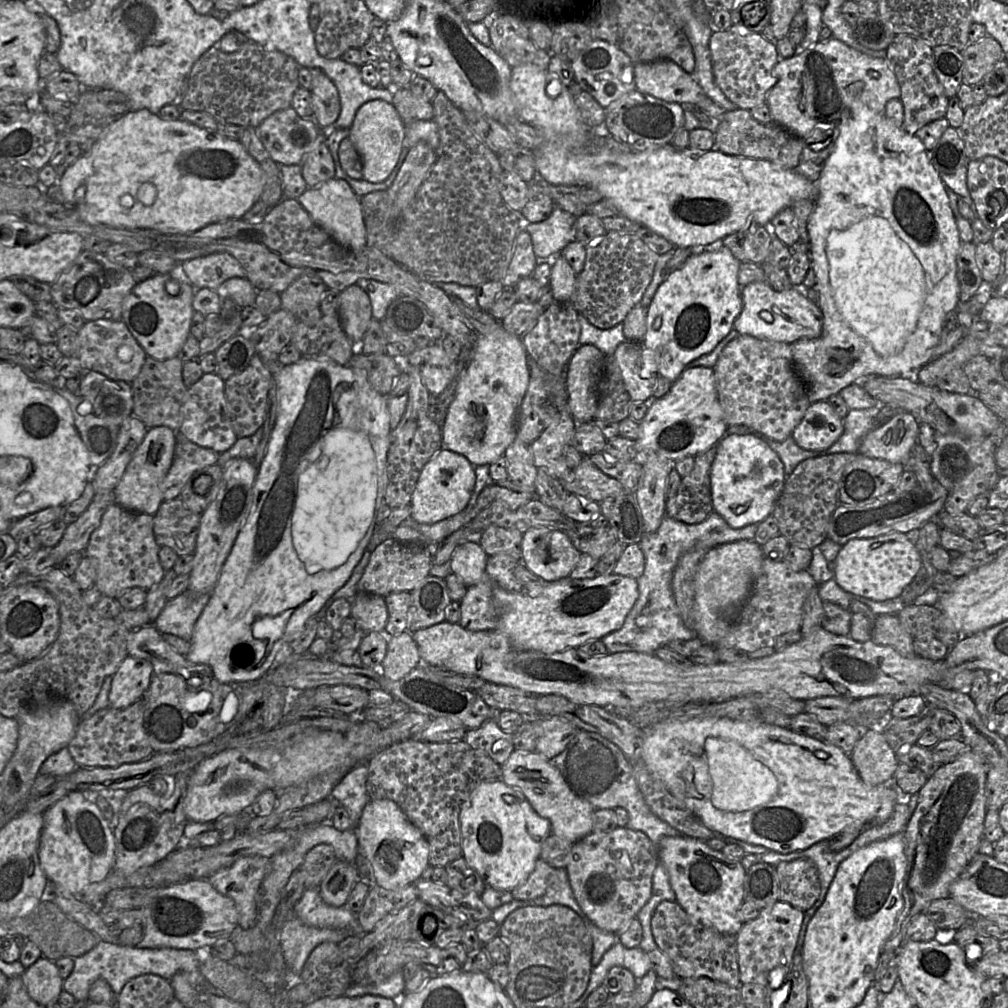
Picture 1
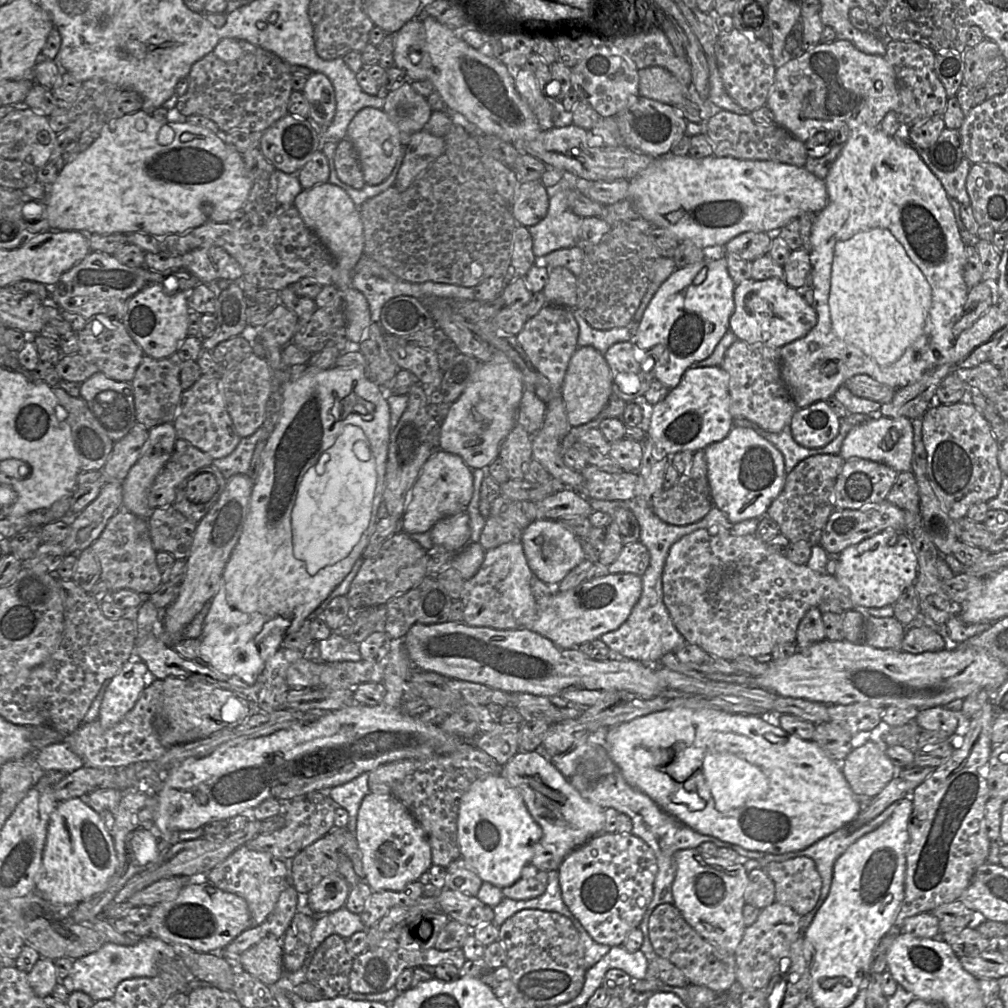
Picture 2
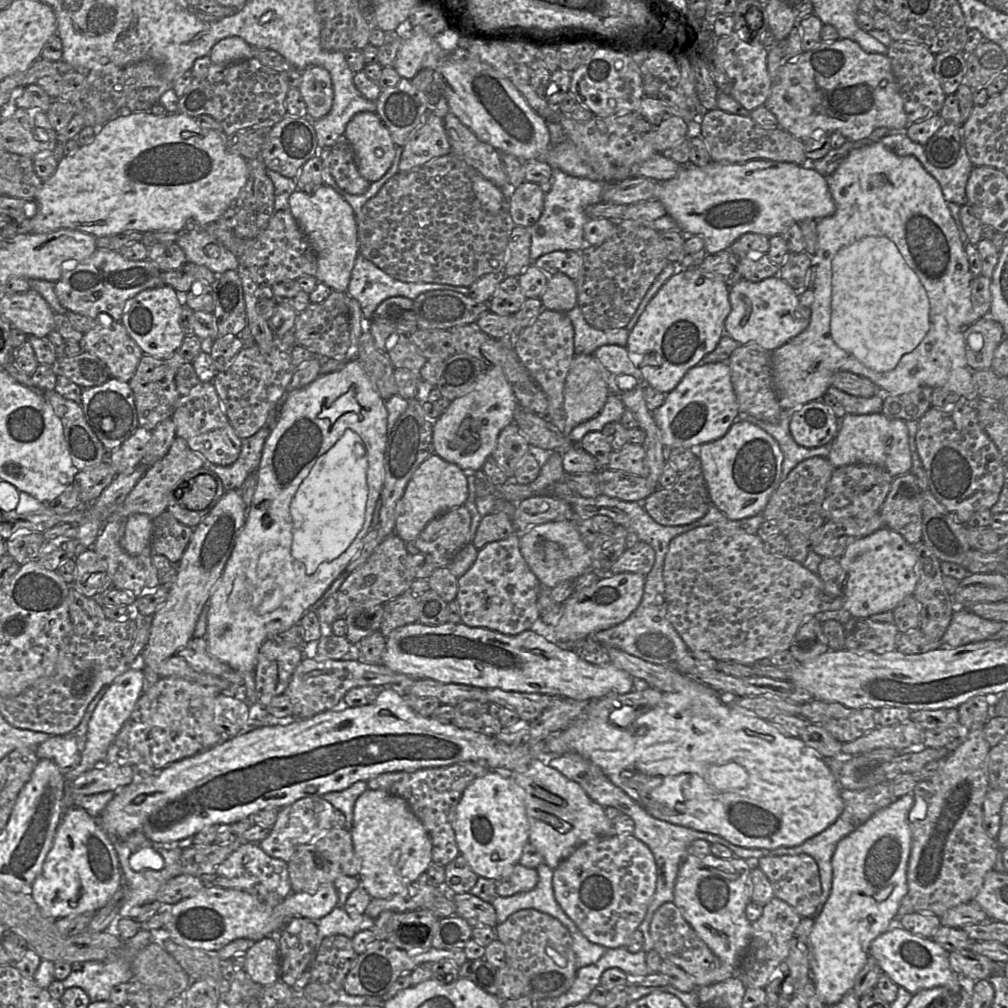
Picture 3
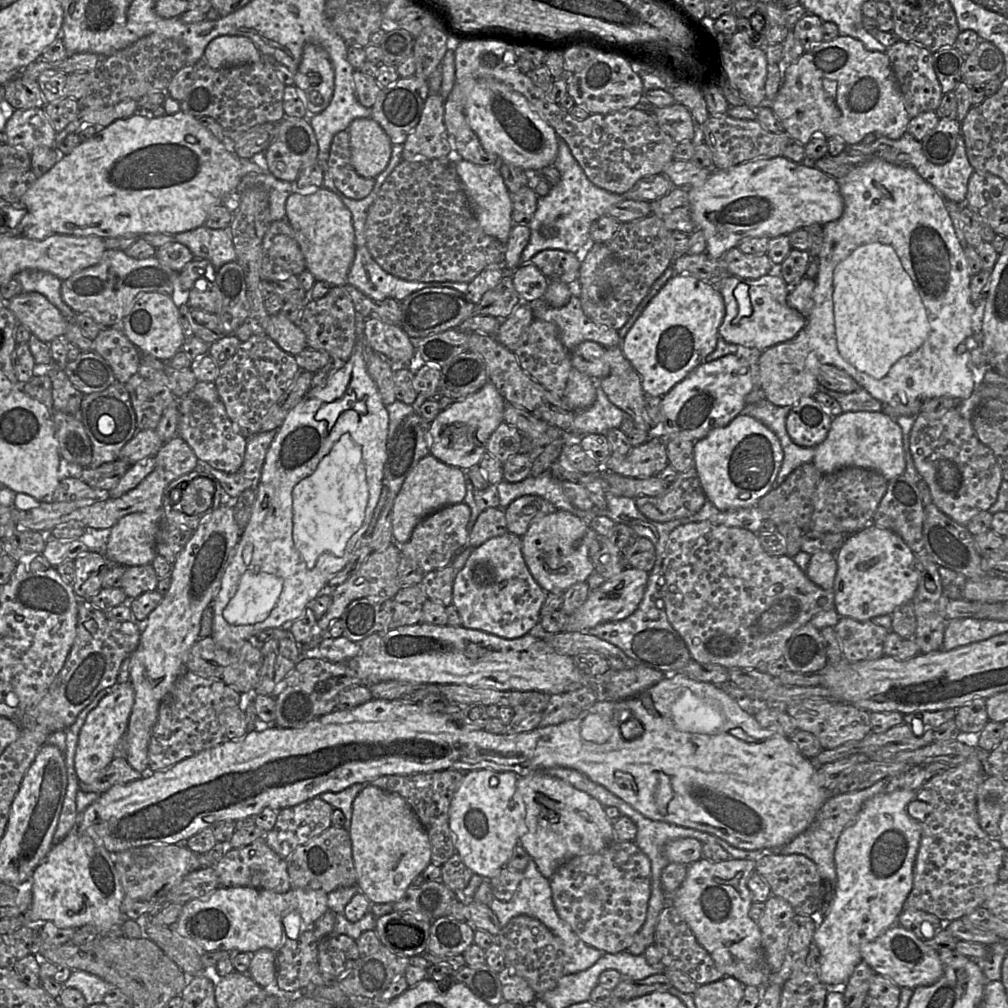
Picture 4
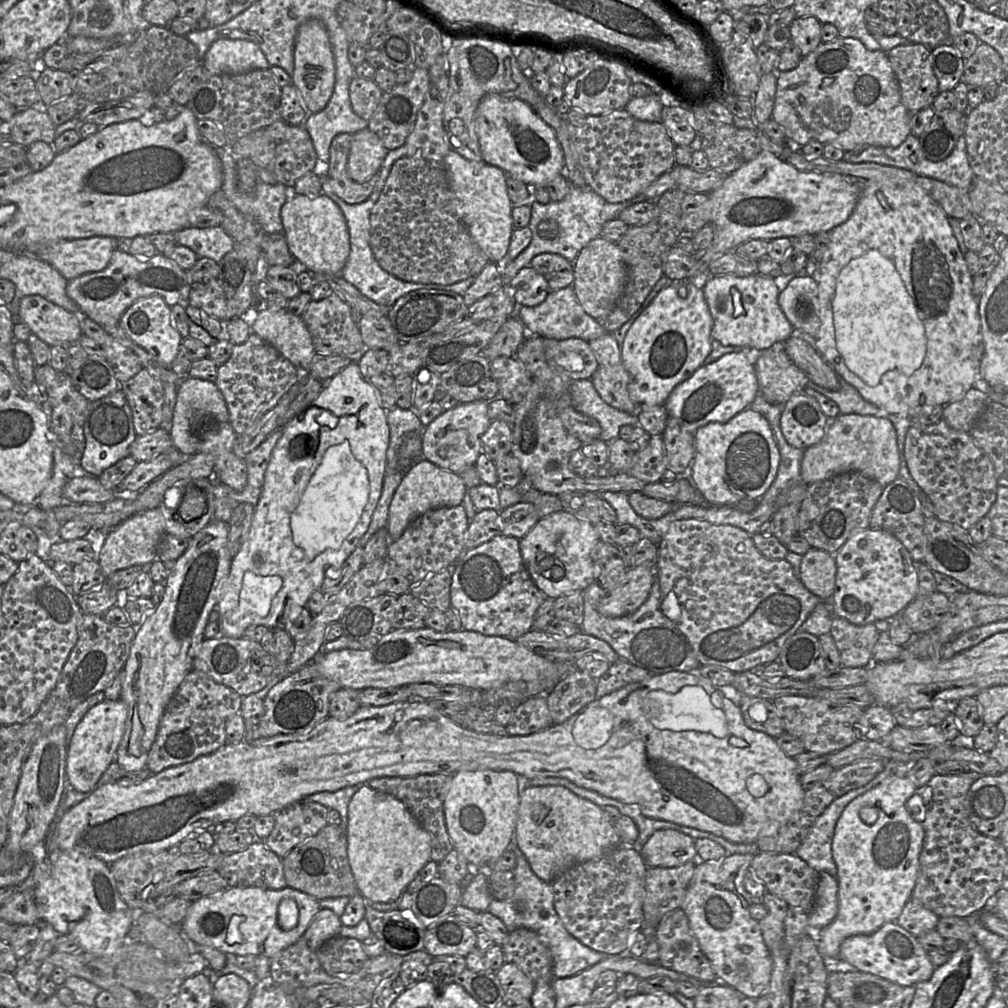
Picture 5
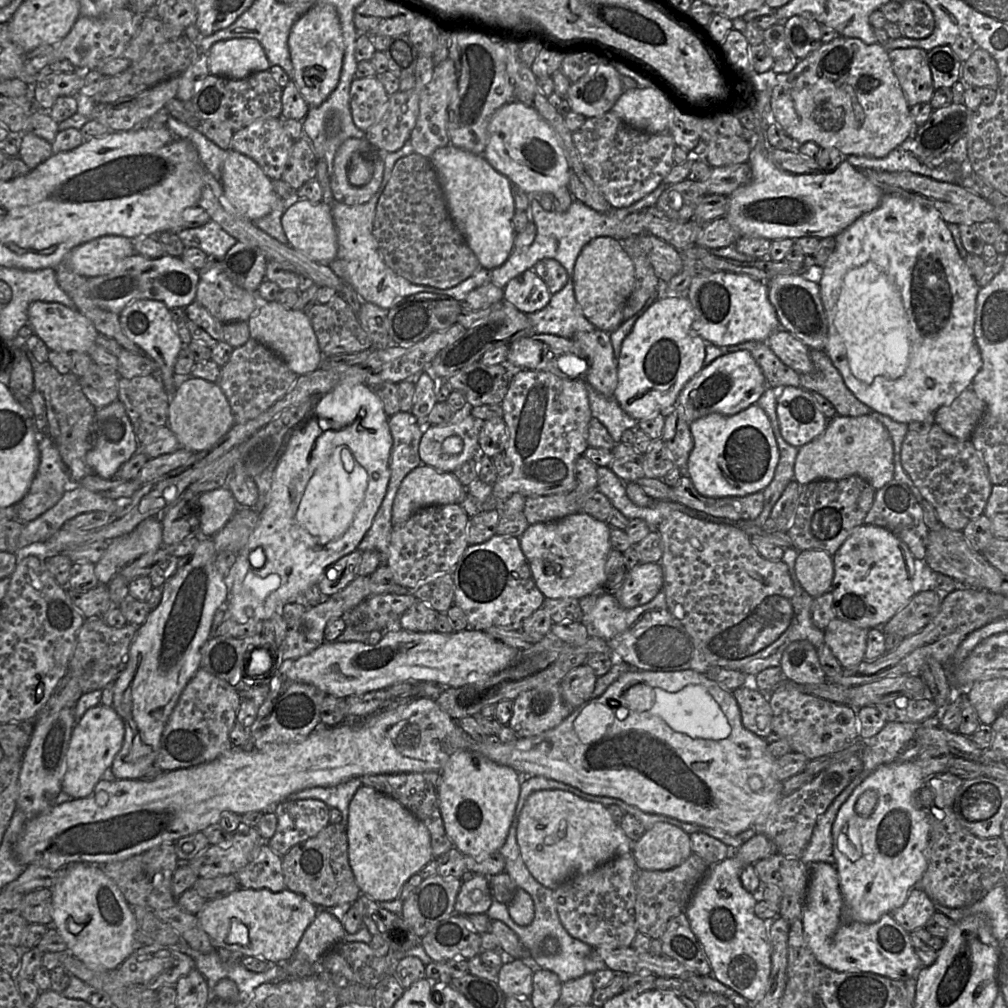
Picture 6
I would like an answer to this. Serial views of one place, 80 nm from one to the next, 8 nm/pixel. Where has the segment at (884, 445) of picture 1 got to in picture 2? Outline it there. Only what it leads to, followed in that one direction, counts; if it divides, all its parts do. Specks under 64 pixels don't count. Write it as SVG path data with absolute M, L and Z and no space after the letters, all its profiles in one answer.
M868 416L871 417L867 421L849 431L843 441L839 455L845 461L851 458L861 458L883 463L898 473L911 471L914 451L912 421L906 417Z

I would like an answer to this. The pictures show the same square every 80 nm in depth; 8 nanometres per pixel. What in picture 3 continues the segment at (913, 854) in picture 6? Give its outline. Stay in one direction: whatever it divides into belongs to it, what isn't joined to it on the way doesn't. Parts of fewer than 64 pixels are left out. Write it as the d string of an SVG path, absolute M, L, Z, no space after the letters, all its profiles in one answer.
M912 793L897 798L873 814L864 824L840 840L832 857L832 888L822 911L814 920L810 934L811 979L825 1006L840 1002L853 990L859 972L869 957L872 942L892 928L902 899L908 892L907 869L912 845L909 812L914 804Z

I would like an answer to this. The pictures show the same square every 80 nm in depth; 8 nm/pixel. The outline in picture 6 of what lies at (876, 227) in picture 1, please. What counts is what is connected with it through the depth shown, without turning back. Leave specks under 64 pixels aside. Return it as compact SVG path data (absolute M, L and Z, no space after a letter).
M874 264L851 269L844 277L834 319L844 341L852 374L870 385L877 376L897 379L909 363L909 329L902 299L885 274Z

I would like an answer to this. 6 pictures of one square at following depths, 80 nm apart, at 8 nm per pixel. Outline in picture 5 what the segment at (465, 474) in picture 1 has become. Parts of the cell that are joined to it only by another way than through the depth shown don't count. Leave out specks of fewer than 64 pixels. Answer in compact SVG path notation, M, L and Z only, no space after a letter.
M424 458L418 459L406 470L390 503L386 526L390 541L399 538L406 527L426 511L462 504L466 492L467 487L458 473L444 470Z

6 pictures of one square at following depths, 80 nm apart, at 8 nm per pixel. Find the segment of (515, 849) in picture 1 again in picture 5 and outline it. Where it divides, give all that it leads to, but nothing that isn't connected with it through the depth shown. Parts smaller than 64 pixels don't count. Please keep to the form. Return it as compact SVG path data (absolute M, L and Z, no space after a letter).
M493 769L460 771L453 775L444 800L445 823L454 848L470 865L488 866L511 848L524 779L513 771Z

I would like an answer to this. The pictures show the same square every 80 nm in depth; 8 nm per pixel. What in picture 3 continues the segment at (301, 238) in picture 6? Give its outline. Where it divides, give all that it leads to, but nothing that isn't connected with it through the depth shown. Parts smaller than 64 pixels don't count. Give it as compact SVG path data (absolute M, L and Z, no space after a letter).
M323 184L312 193L294 191L289 197L289 209L316 254L316 280L333 291L347 292L359 254L357 219L351 205L333 188Z

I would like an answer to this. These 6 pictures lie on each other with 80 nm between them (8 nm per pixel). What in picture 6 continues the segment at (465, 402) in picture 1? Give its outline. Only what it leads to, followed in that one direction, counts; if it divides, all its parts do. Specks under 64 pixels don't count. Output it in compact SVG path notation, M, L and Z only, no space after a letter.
M466 404L455 411L452 418L445 424L426 425L420 439L418 453L422 464L439 471L452 473L466 461L476 458L478 453L478 437L485 420L477 419L470 413L472 407Z

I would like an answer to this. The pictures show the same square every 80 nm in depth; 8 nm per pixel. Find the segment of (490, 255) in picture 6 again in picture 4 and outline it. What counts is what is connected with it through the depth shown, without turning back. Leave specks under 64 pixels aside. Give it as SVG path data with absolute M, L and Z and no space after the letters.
M455 158L455 167L467 195L472 212L482 230L490 236L506 244L513 227L511 218L511 195L504 183L499 165L481 166L463 158Z

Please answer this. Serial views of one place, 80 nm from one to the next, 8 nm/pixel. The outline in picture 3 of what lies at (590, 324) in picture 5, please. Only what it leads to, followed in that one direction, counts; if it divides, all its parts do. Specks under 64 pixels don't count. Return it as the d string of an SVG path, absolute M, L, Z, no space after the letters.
M576 305L566 312L574 328L575 355L593 354L603 345L626 346L629 331L626 328L600 330L592 327L585 319L581 308Z

